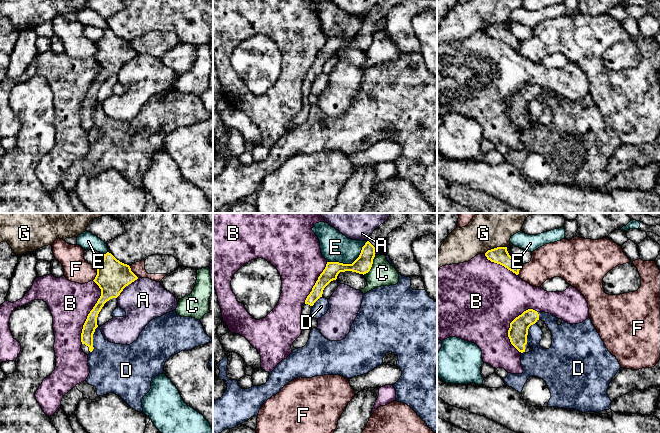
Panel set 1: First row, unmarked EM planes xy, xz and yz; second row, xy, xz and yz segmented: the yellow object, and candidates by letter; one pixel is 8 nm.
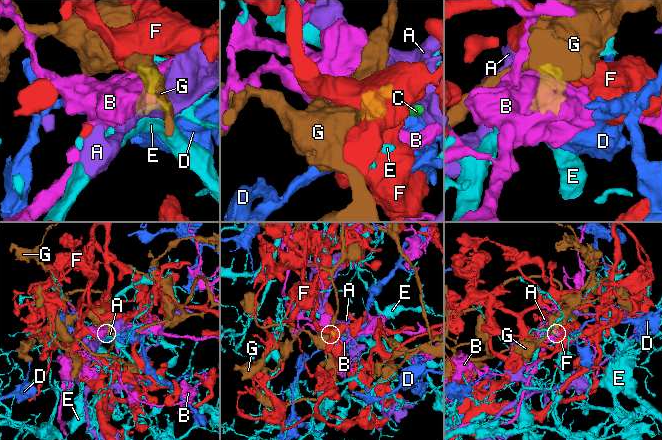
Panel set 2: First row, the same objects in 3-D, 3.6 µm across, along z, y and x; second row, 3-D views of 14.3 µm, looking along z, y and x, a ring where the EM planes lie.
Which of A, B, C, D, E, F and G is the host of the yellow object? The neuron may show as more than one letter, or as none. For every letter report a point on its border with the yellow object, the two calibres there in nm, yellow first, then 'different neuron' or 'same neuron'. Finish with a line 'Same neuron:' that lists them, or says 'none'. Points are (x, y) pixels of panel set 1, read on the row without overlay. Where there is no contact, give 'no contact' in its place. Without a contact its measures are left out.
A: meets yellow in xy at (126, 61); 260 nm thick on the yellow side, 340 nm on the other; different neuron
B: meets yellow in xy at (90, 88); 160 nm thick on the yellow side, 340 nm on the other; different neuron
C: meets yellow in xz at (371, 42); 140 nm thick on the yellow side, 200 nm on the other; different neuron
D: meets yellow in xy at (92, 115); 100 nm thick on the yellow side, 340 nm on the other; different neuron
E: meets yellow in xz at (350, 40); 140 nm thick on the yellow side, 240 nm on the other; different neuron
F: meets yellow in xy at (97, 50); 260 nm thick on the yellow side, 200 nm on the other; different neuron
G: meets yellow in yz at (495, 24); 140 nm thick on the yellow side, 260 nm on the other; different neuron
Same neuron: none

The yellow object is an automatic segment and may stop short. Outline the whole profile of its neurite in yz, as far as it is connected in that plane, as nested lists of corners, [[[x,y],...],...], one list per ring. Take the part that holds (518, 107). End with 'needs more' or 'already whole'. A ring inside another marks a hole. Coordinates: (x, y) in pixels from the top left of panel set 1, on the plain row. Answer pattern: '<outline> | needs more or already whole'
[[[533,85],[524,87],[516,93],[508,106],[508,113],[511,120],[521,129],[528,129],[533,123],[527,119],[528,105],[539,96],[539,90]]] | needs more

